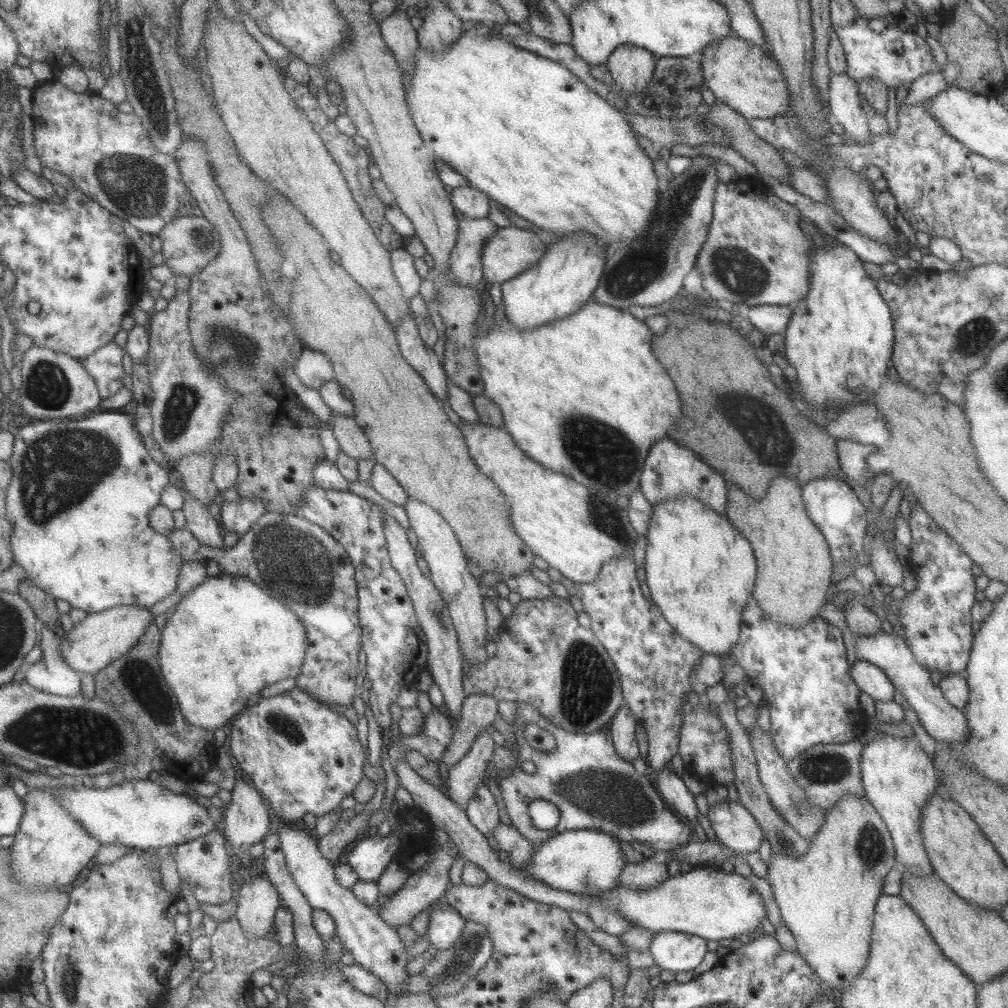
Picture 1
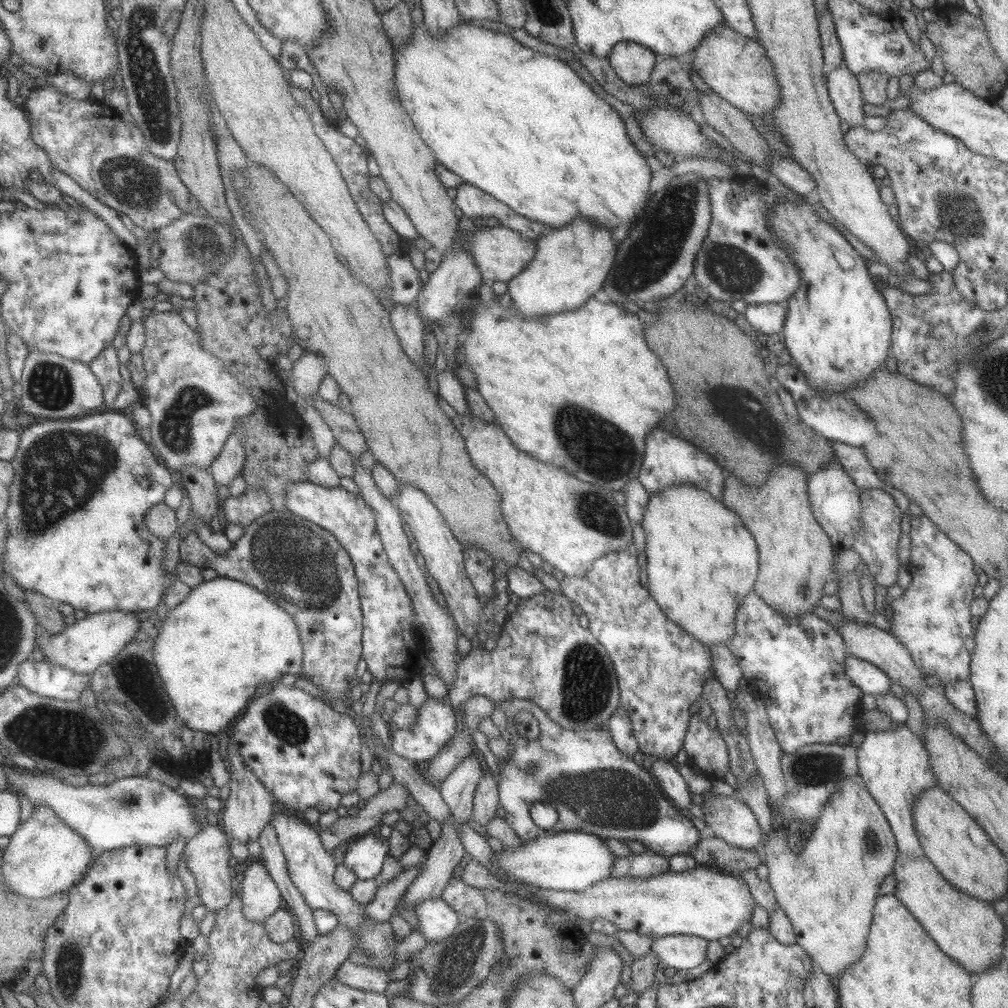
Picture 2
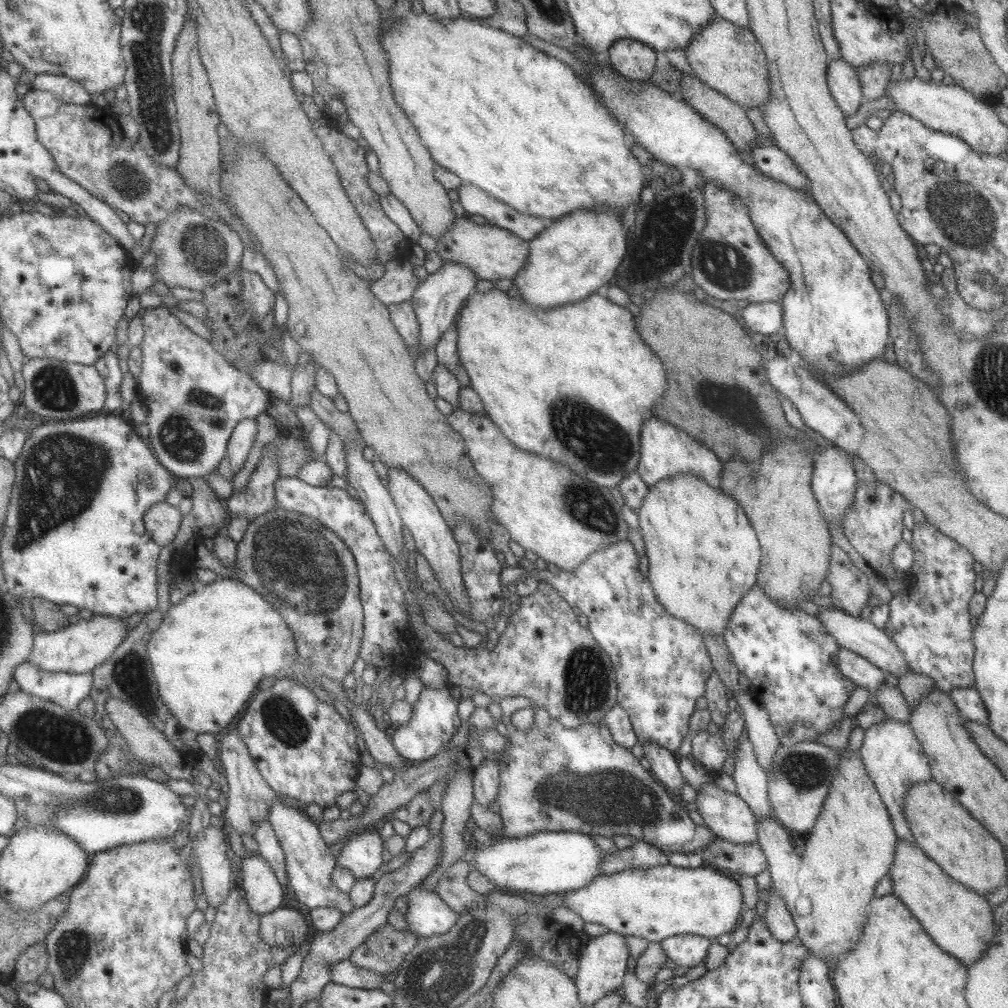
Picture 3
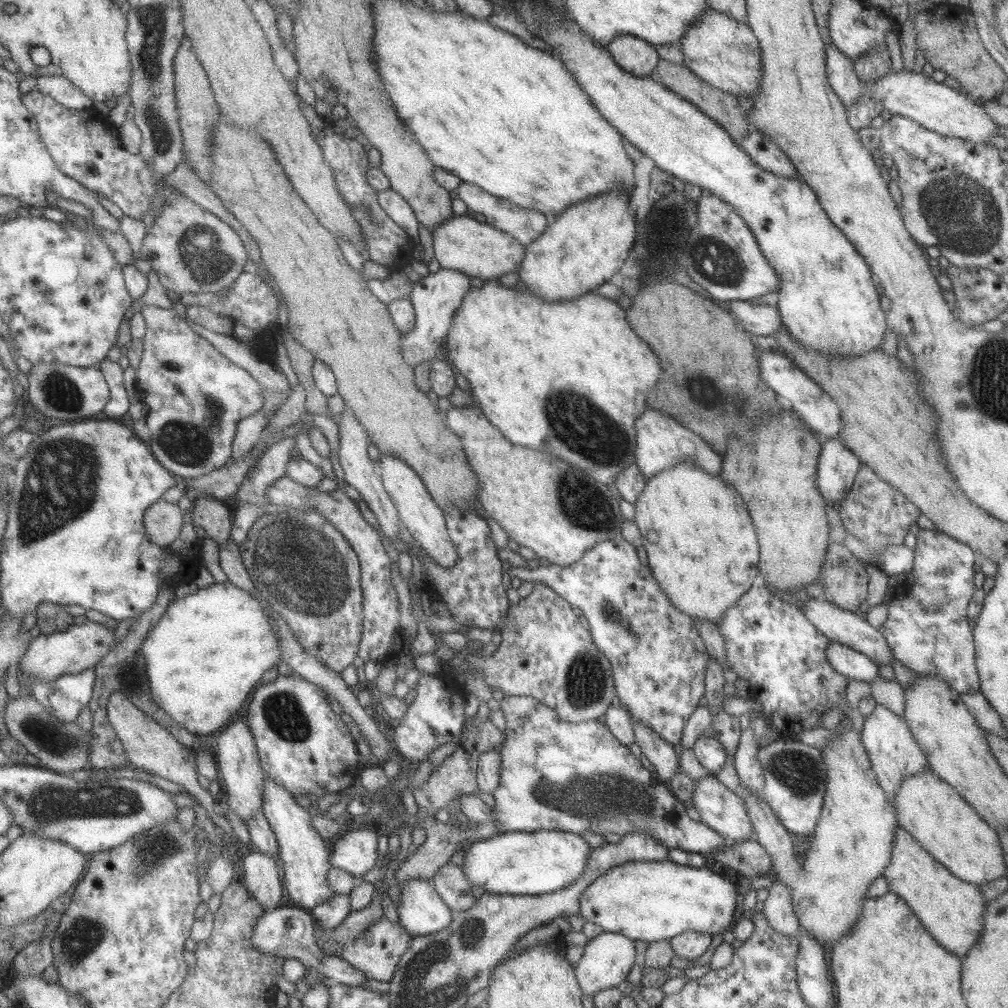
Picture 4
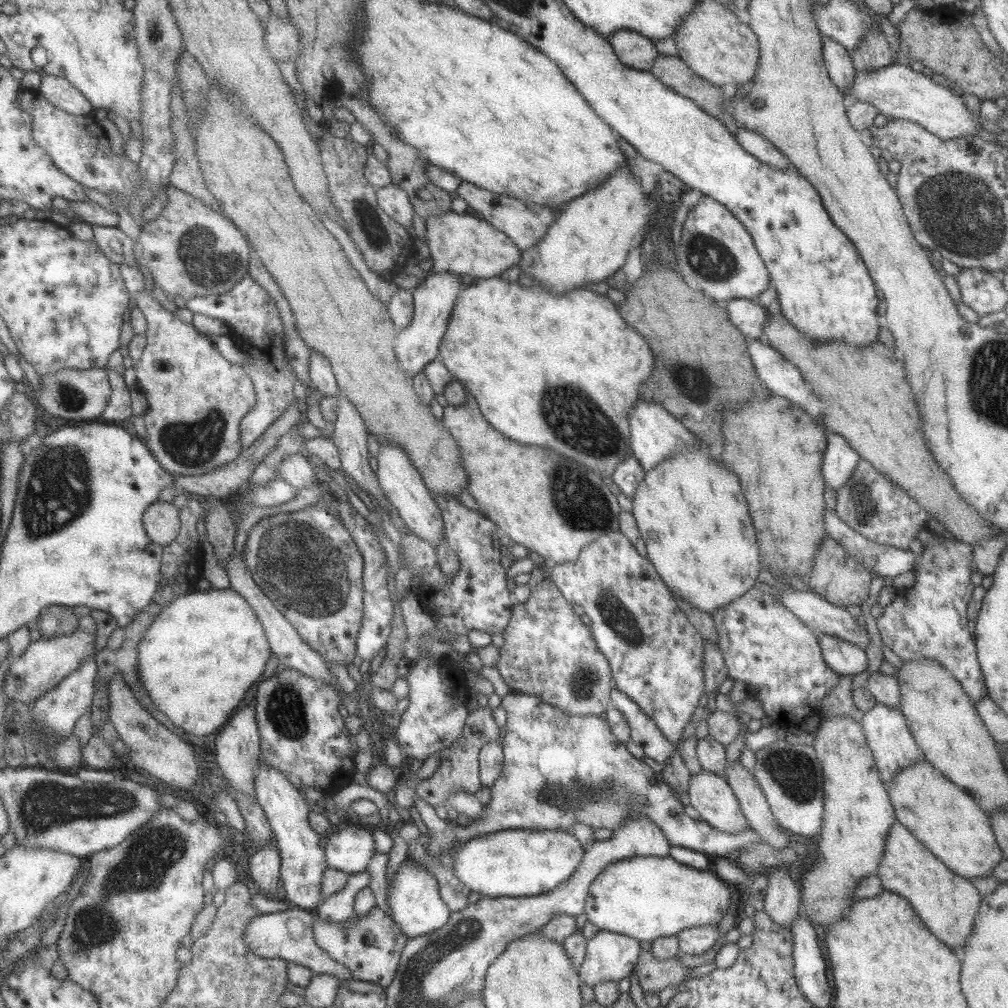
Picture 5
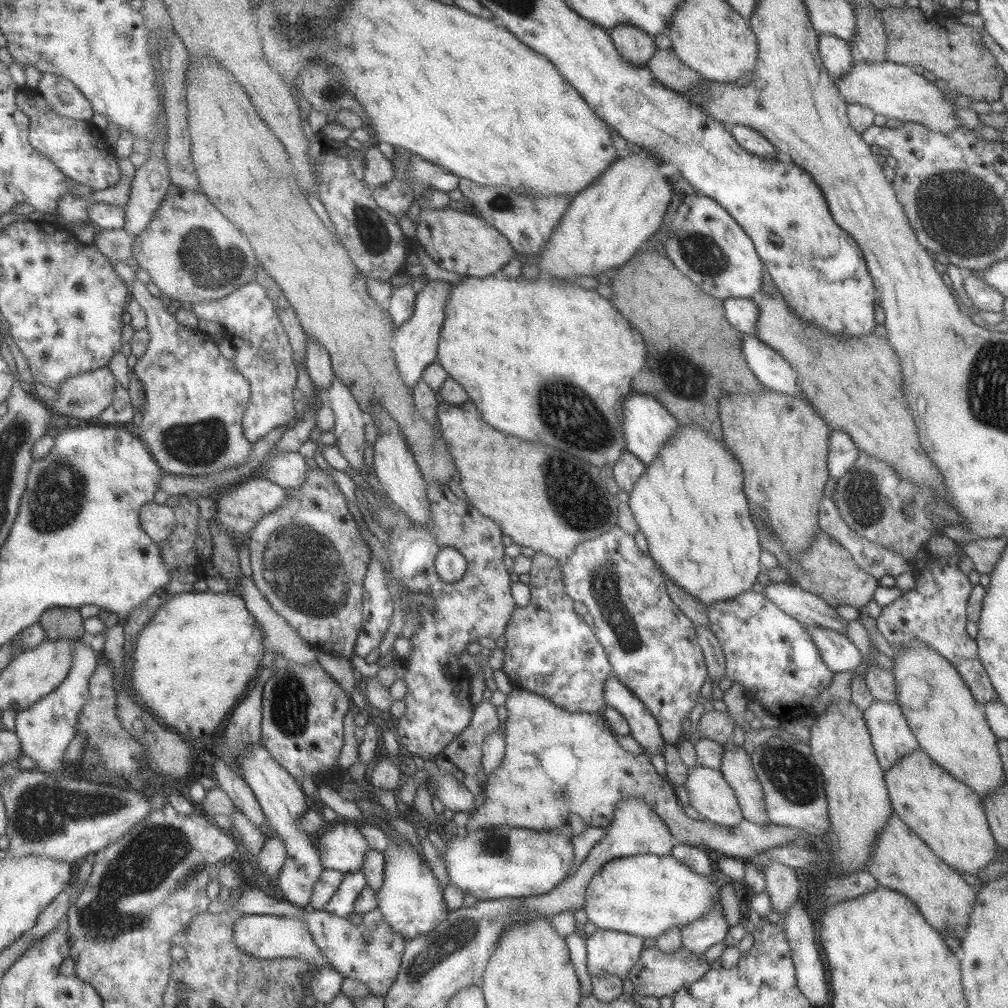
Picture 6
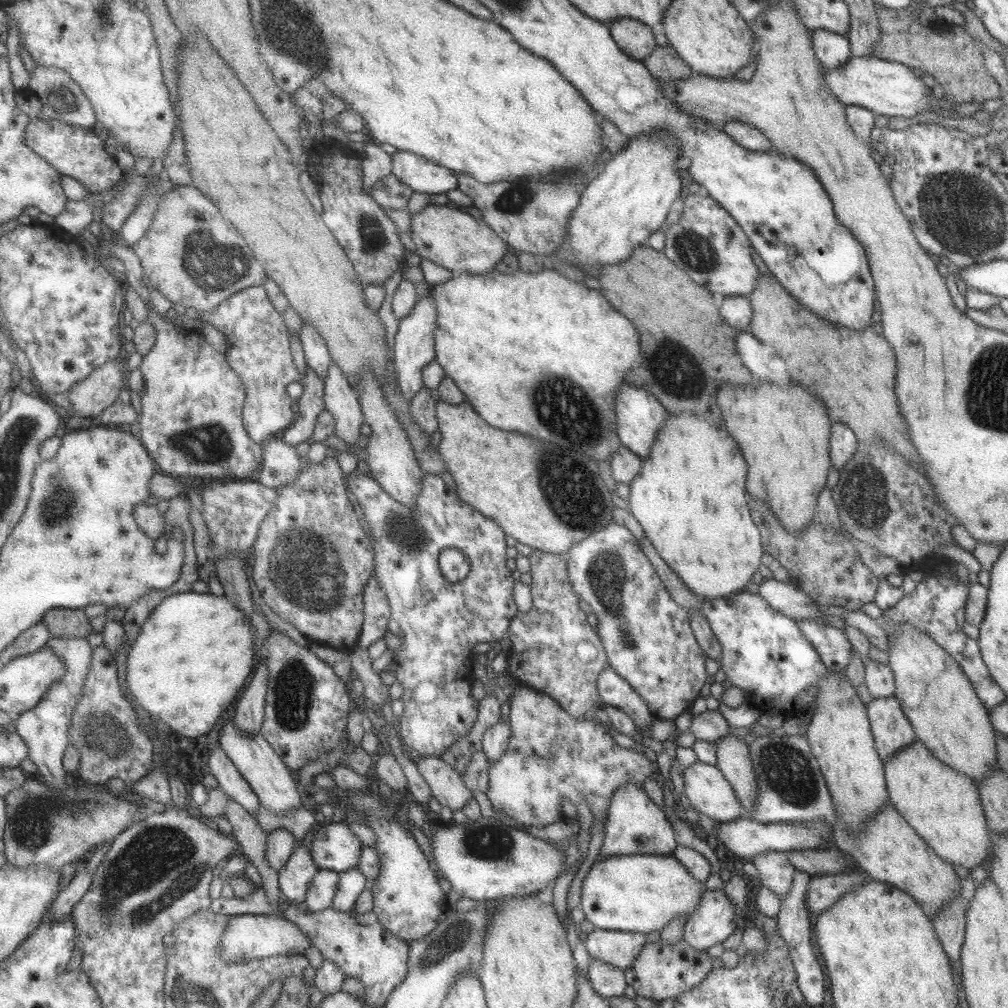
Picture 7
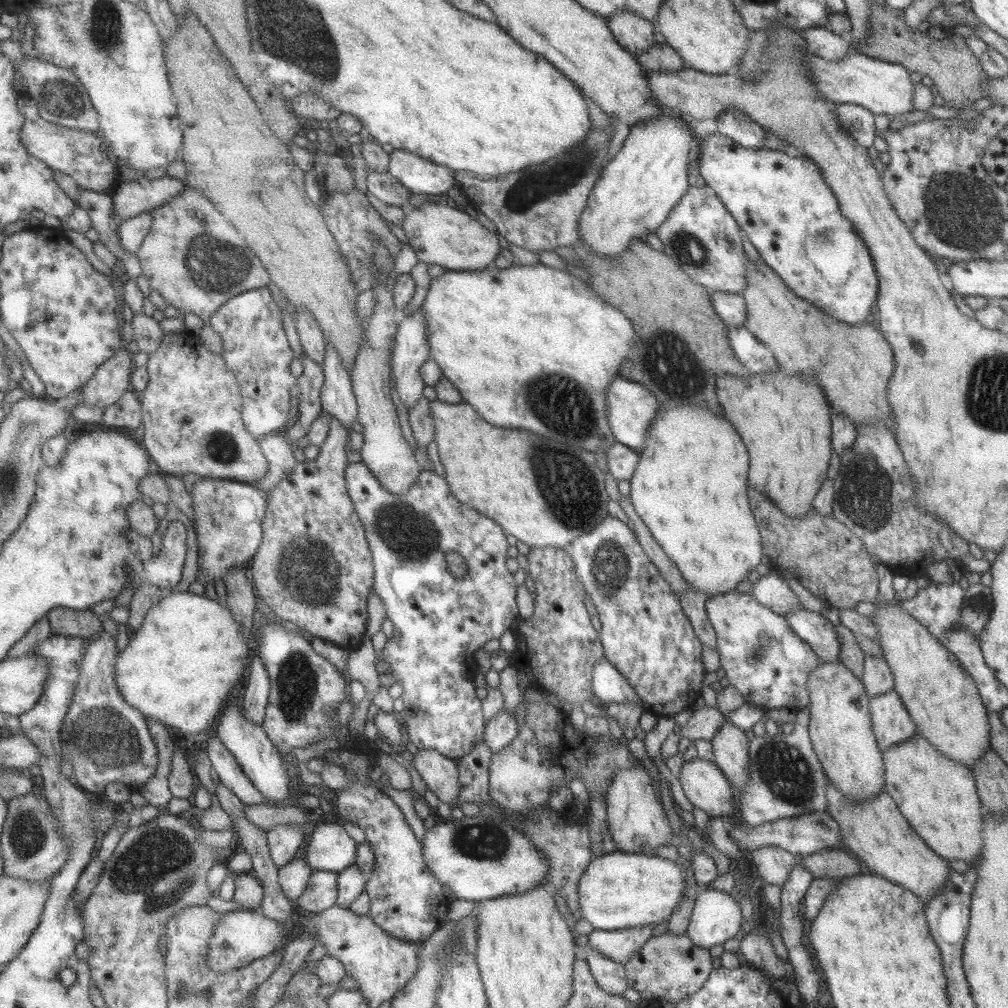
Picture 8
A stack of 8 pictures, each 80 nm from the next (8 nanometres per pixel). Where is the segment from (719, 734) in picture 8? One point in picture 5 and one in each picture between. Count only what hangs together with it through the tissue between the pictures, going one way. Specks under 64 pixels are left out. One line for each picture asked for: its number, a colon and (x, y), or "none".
5: (752, 802)
6: (735, 766)
7: (733, 759)

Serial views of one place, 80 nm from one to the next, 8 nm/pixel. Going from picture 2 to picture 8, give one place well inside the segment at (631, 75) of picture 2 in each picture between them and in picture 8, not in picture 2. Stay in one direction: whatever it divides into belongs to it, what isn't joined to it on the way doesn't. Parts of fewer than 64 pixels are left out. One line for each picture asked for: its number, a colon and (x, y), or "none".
3: (633, 60)
4: (633, 55)
5: (633, 50)
6: (635, 46)
7: (633, 38)
8: (633, 33)

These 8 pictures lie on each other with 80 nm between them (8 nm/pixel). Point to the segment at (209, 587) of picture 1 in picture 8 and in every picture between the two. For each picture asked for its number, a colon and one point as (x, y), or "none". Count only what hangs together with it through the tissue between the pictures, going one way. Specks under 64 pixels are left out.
2: (221, 644)
3: (214, 647)
4: (206, 655)
5: (199, 659)
6: (201, 650)
7: (194, 655)
8: (180, 668)

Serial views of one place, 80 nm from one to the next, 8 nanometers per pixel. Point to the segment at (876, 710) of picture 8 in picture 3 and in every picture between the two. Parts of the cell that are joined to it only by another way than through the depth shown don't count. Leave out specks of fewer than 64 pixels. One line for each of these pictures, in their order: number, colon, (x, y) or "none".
3: (893, 759)
4: (894, 755)
5: (893, 748)
6: (891, 737)
7: (891, 730)

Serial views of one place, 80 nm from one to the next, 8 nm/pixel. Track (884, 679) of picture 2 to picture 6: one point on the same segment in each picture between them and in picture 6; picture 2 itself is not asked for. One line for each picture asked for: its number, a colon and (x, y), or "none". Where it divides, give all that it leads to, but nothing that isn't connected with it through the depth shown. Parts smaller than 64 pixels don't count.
3: (860, 672)
4: (855, 666)
5: (841, 657)
6: (839, 655)

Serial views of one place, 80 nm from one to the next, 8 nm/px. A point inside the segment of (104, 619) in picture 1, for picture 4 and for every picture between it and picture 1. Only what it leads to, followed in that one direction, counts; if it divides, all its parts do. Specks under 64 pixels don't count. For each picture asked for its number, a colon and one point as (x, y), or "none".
2: (87, 644)
3: (80, 648)
4: (50, 656)

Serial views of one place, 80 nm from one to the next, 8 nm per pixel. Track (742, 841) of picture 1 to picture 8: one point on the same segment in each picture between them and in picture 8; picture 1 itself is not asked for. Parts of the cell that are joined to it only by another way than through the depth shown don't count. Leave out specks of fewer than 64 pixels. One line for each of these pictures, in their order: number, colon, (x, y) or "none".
2: (732, 821)
3: (725, 814)
4: (722, 810)
5: (710, 795)
6: (709, 794)
7: (708, 792)
8: (703, 784)

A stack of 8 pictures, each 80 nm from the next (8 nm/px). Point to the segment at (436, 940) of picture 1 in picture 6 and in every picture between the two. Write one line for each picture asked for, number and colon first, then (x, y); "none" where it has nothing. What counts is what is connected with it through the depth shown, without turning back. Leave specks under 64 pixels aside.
2: (436, 921)
3: (427, 915)
4: (421, 912)
5: (414, 904)
6: (410, 900)

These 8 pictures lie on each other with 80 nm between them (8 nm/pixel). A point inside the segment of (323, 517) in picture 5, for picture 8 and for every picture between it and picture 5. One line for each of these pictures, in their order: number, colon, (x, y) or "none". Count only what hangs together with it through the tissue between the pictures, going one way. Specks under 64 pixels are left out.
6: (308, 558)
7: (311, 560)
8: (314, 568)

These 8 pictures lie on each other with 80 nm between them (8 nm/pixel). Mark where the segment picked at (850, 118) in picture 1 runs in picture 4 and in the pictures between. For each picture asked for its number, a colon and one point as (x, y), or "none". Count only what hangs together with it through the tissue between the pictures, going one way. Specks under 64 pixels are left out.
2: (843, 91)
3: (842, 80)
4: (842, 78)

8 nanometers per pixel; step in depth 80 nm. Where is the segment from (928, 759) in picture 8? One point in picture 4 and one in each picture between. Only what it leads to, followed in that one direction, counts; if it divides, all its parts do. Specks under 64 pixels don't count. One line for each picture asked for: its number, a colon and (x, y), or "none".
4: (945, 826)
5: (943, 817)
6: (949, 818)
7: (943, 807)

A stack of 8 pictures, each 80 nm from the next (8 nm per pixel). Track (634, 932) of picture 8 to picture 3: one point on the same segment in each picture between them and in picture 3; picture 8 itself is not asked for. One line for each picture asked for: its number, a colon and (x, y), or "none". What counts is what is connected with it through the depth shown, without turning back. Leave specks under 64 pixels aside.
3: (602, 963)
4: (605, 961)
5: (610, 957)
6: (607, 952)
7: (619, 949)

